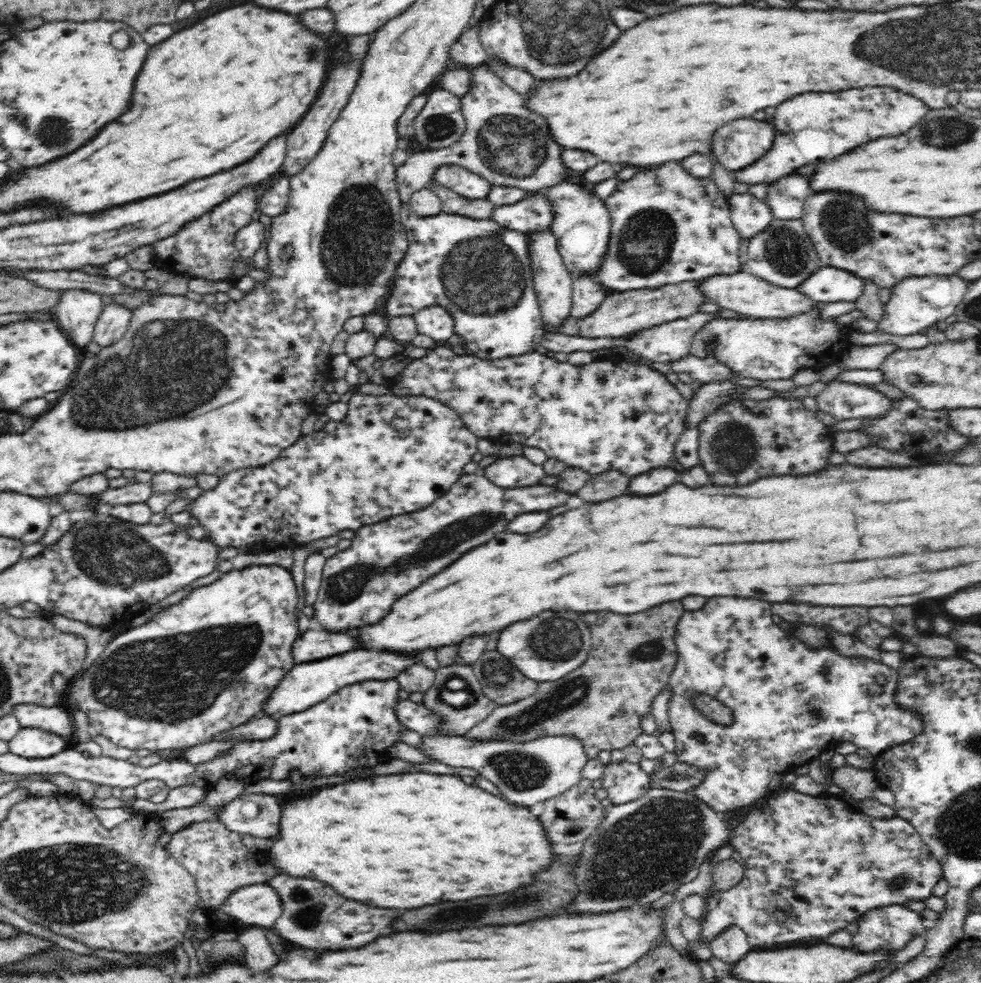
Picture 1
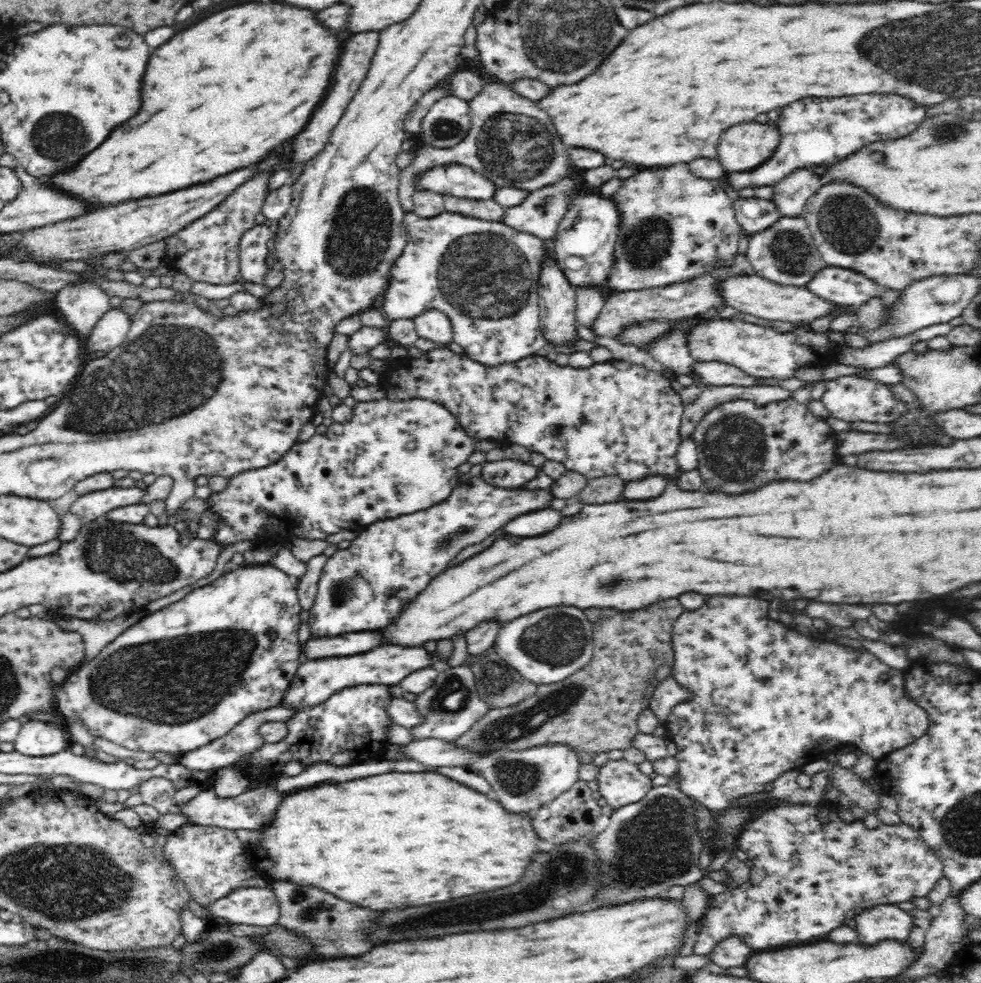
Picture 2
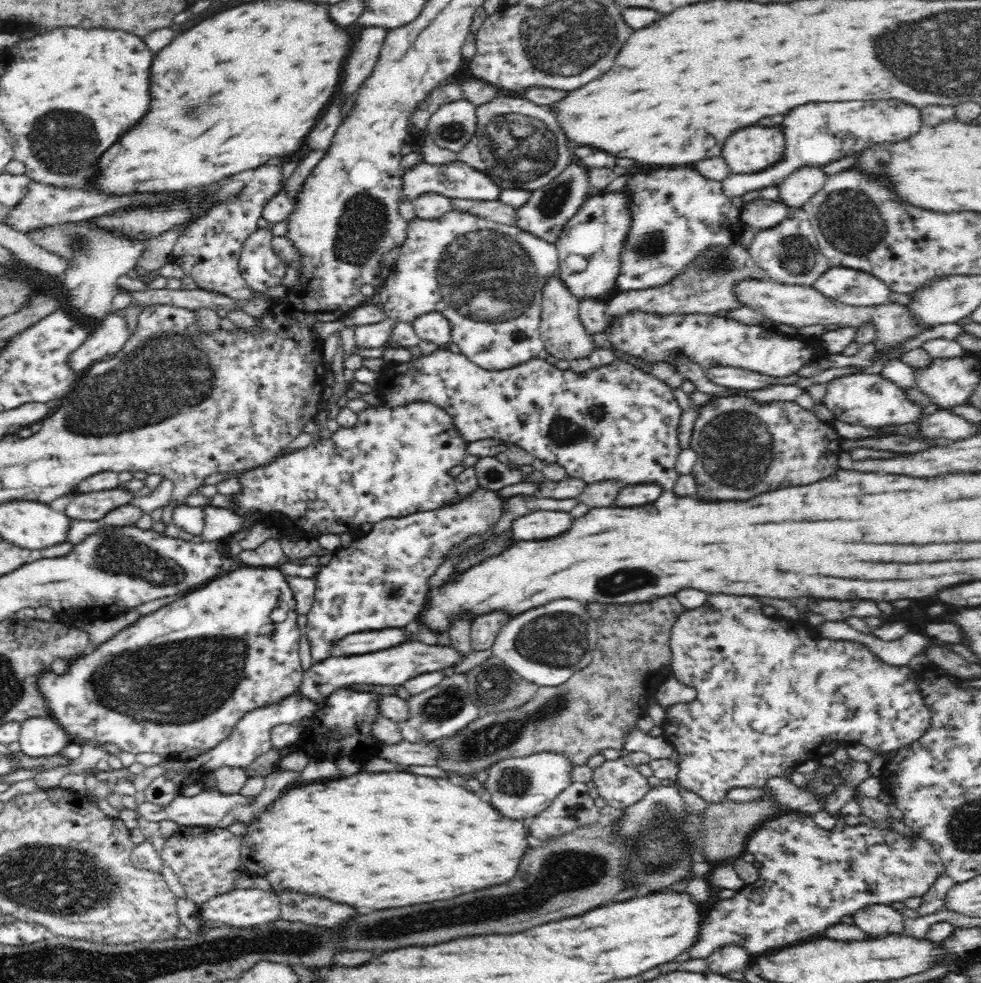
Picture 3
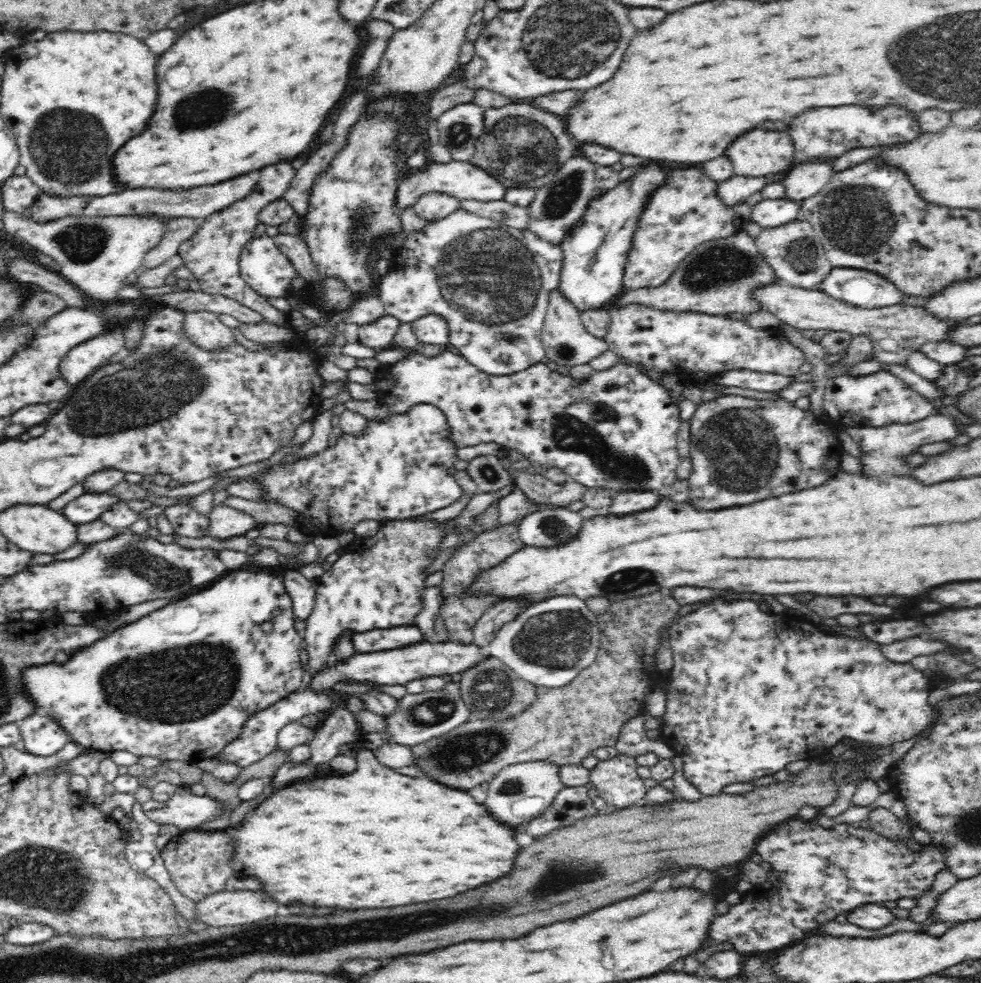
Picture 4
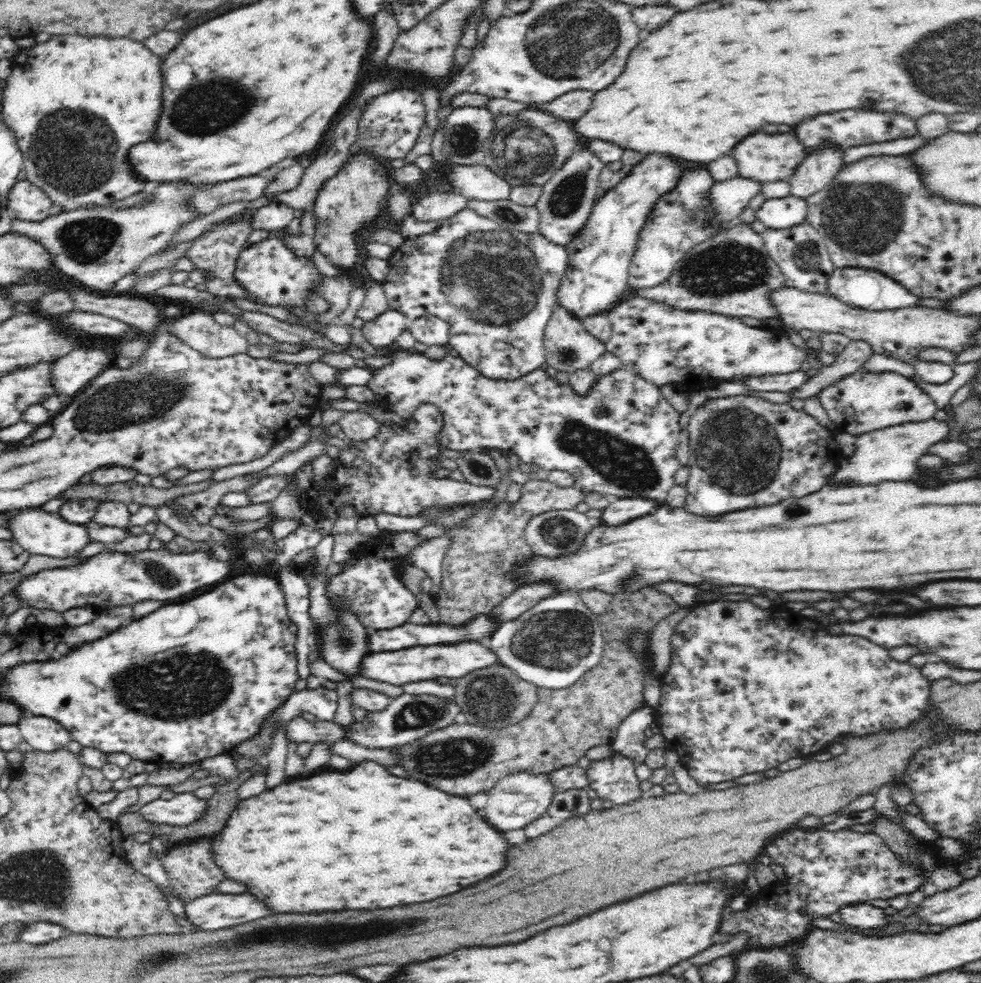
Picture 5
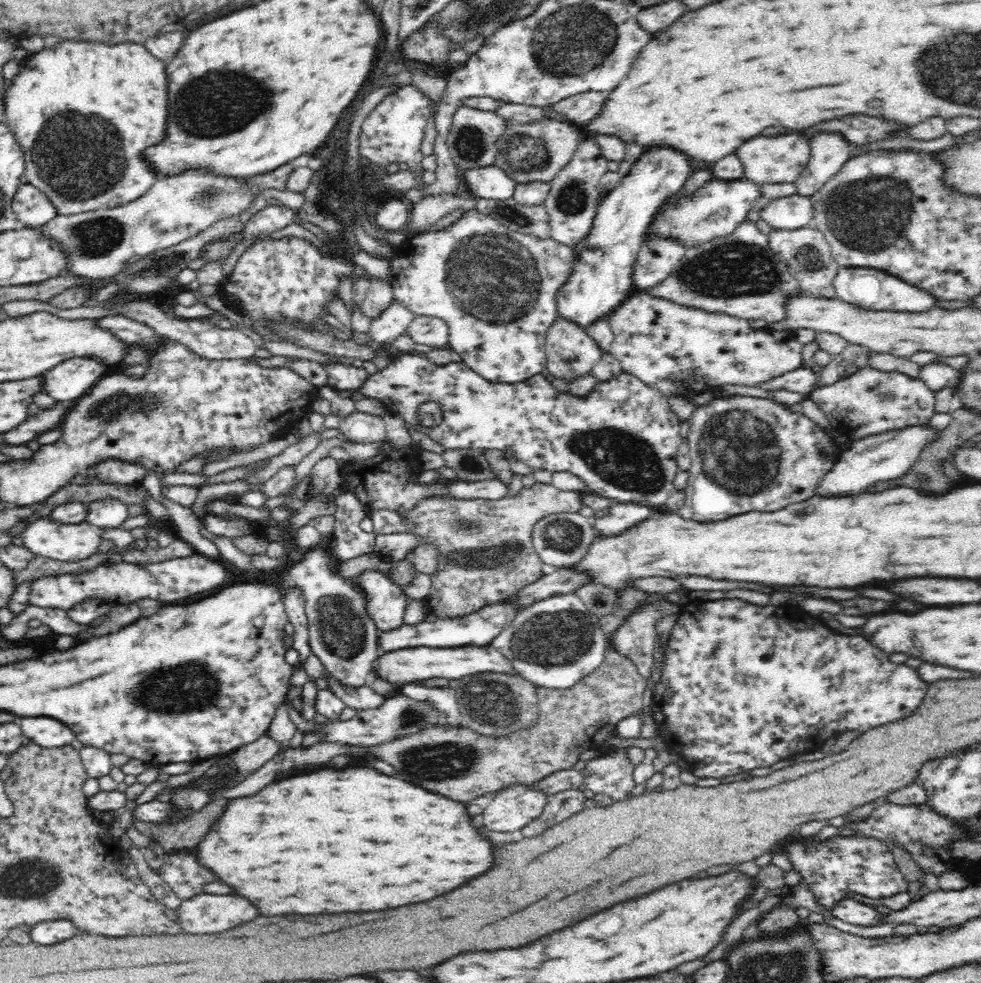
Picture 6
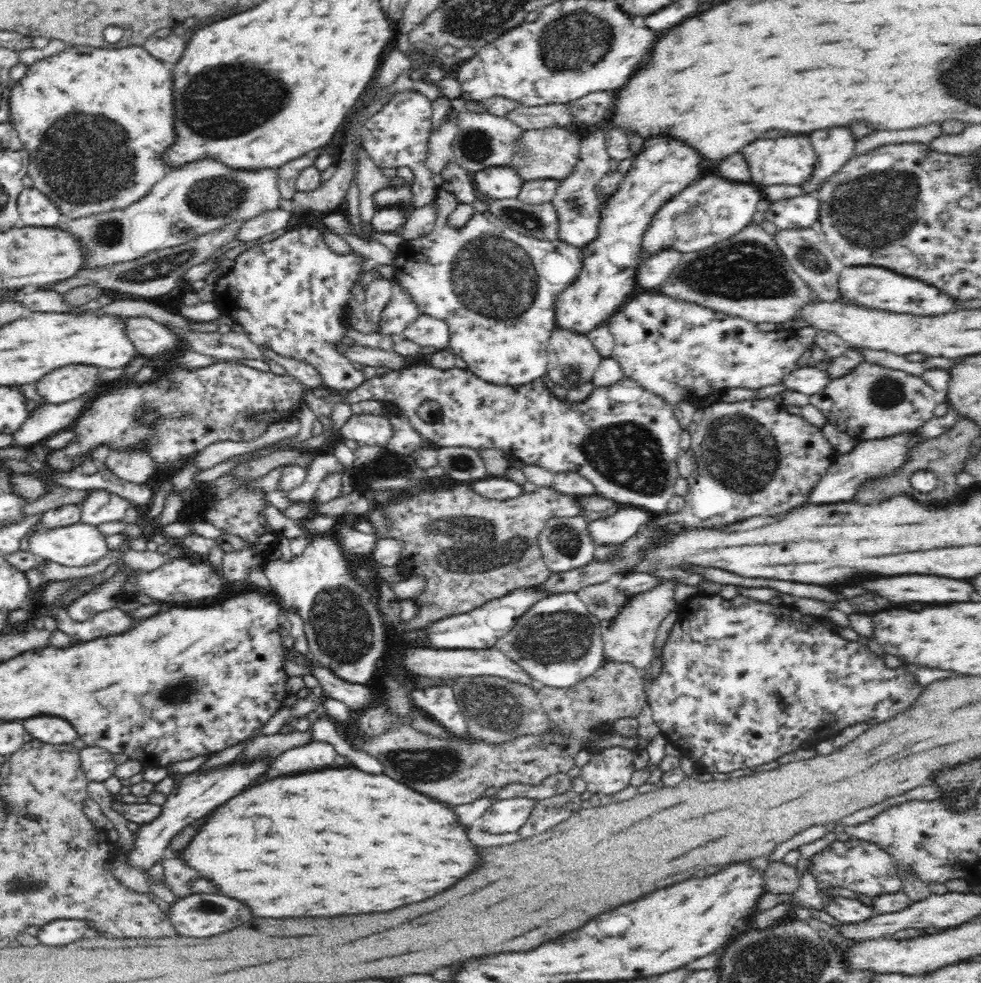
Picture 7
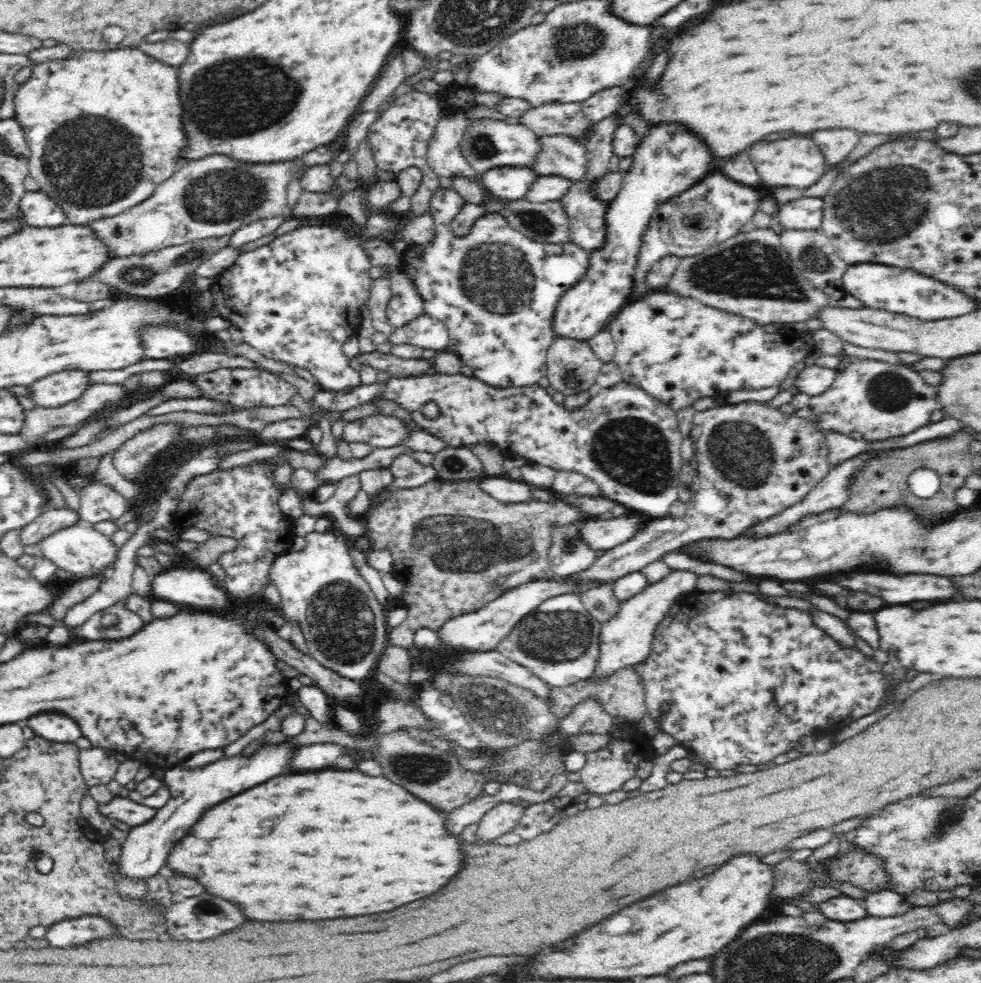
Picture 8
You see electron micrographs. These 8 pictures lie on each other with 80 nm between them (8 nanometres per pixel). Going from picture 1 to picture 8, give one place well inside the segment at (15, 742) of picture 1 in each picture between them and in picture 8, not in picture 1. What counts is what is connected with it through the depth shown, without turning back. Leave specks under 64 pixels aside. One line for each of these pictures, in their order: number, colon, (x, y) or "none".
2: (35, 738)
3: (40, 736)
4: (42, 736)
5: (43, 733)
6: (44, 731)
7: (53, 730)
8: (53, 726)

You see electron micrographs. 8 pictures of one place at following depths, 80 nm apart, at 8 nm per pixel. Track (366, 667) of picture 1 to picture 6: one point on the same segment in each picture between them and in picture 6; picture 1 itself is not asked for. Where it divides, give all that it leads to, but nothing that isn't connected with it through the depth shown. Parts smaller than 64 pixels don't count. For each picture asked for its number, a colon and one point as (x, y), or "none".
2: (316, 680)
3: (393, 667)
4: (403, 665)
5: (420, 663)
6: (410, 664)

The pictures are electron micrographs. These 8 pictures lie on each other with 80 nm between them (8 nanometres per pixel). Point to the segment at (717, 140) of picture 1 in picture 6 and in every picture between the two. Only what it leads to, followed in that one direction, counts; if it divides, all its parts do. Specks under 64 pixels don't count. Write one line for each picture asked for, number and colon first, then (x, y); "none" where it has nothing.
2: (742, 148)
3: (755, 149)
4: (758, 154)
5: (761, 157)
6: (779, 160)

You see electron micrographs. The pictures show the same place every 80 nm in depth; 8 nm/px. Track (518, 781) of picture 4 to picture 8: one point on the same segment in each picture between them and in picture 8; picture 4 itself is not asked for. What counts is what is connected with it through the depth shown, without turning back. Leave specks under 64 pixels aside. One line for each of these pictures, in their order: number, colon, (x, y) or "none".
5: (516, 800)
6: (511, 809)
7: (507, 815)
8: (502, 818)

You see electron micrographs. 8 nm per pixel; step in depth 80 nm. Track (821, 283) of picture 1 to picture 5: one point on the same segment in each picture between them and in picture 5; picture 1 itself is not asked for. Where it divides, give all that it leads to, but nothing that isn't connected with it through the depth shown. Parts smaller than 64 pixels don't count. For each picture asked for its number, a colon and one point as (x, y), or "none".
2: (843, 286)
3: (847, 285)
4: (859, 288)
5: (862, 288)

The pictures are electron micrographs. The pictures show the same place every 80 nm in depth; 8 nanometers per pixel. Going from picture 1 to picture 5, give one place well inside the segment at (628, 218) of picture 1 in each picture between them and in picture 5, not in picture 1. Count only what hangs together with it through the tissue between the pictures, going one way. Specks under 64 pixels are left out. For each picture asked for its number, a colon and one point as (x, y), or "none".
2: (674, 225)
3: (676, 213)
4: (684, 212)
5: (678, 222)

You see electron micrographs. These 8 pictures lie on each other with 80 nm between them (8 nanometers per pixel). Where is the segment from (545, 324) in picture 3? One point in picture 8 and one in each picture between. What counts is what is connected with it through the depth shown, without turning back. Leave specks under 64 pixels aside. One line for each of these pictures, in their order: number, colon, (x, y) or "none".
4: (567, 342)
5: (570, 348)
6: (571, 353)
7: (572, 359)
8: (572, 367)

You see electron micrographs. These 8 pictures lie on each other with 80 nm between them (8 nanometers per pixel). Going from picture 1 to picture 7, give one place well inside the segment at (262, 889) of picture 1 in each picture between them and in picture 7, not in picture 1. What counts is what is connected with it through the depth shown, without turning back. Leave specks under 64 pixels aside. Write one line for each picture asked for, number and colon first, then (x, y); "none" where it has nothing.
2: (258, 906)
3: (249, 907)
4: (223, 908)
5: (213, 911)
6: (204, 913)
7: (199, 915)

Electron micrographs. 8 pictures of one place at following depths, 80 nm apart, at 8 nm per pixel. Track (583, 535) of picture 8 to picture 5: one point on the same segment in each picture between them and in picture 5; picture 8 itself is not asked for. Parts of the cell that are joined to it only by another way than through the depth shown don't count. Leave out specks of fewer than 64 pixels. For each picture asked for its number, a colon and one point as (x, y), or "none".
5: (626, 509)
6: (624, 516)
7: (608, 530)

